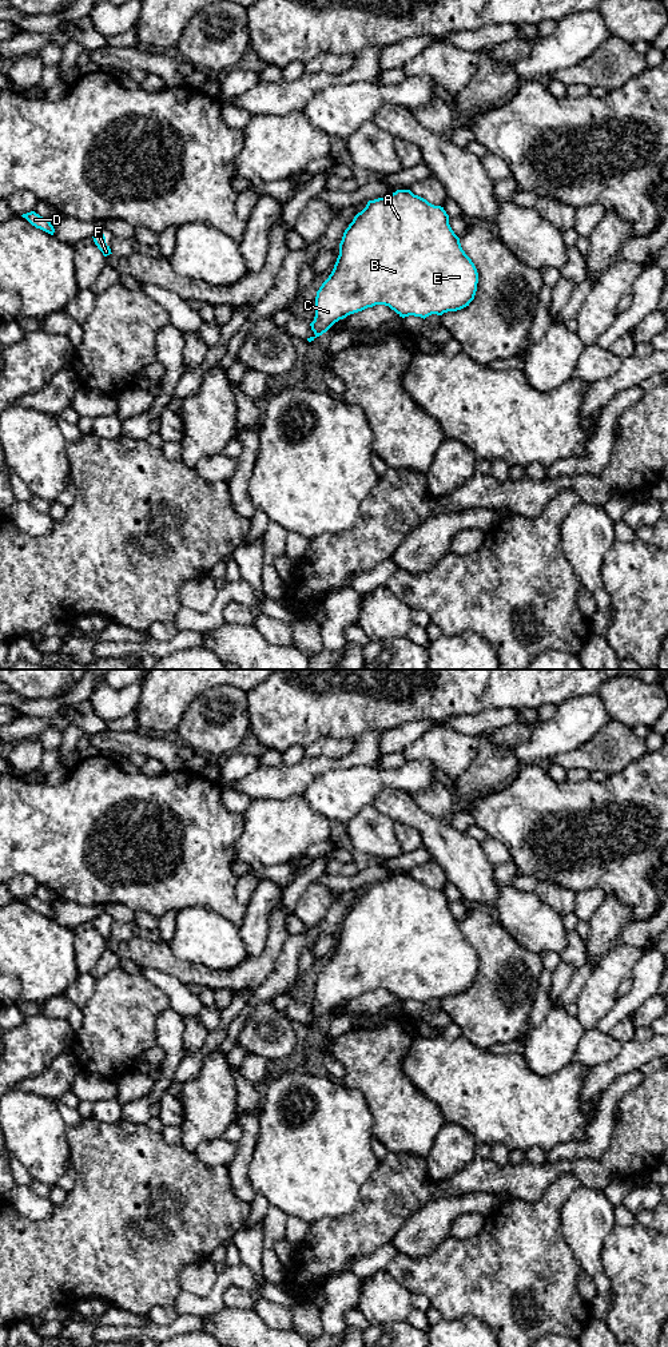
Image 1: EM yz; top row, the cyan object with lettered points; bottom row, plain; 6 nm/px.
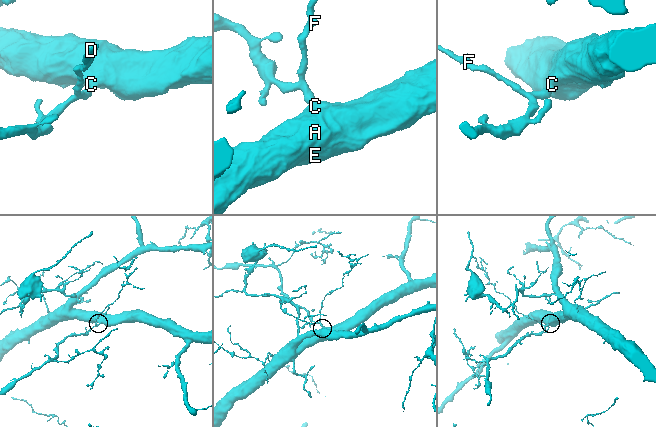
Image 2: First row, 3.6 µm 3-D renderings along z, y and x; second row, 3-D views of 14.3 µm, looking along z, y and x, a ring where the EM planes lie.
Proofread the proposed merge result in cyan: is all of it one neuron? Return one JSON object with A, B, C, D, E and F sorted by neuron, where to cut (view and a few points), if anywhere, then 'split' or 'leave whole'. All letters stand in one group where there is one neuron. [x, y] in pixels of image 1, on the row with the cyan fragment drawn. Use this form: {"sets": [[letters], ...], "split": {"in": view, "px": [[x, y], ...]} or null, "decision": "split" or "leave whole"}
{"sets": [["A", "B", "C", "D", "E", "F"]], "split": null, "decision": "leave whole"}

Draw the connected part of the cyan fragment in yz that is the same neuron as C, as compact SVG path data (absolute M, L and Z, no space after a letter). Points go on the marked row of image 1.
M397 190L383 198L369 200L345 230L334 269L317 291L315 317L310 323L315 335L307 341L314 341L339 319L375 305L389 306L402 318L414 315L425 319L432 314L442 315L461 310L474 299L477 283L477 269L462 250L444 207L429 203L410 190Z

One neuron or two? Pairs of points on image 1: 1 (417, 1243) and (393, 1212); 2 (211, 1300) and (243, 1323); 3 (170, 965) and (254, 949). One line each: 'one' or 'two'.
1: two
2: two
3: two

